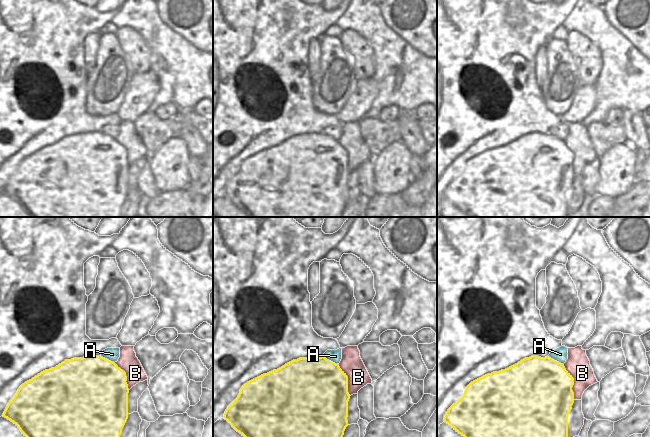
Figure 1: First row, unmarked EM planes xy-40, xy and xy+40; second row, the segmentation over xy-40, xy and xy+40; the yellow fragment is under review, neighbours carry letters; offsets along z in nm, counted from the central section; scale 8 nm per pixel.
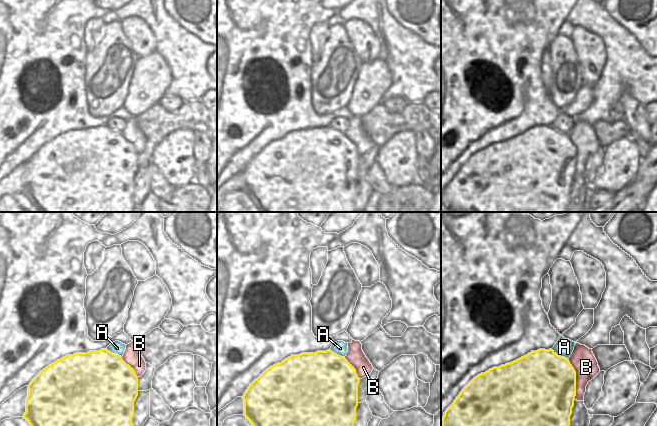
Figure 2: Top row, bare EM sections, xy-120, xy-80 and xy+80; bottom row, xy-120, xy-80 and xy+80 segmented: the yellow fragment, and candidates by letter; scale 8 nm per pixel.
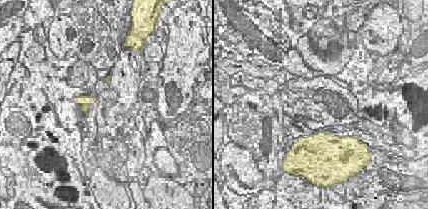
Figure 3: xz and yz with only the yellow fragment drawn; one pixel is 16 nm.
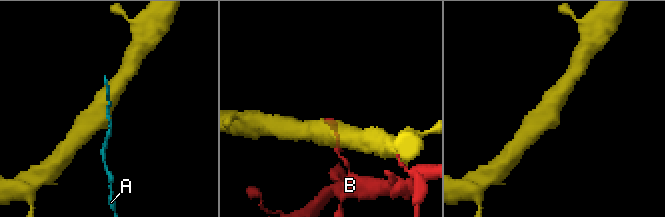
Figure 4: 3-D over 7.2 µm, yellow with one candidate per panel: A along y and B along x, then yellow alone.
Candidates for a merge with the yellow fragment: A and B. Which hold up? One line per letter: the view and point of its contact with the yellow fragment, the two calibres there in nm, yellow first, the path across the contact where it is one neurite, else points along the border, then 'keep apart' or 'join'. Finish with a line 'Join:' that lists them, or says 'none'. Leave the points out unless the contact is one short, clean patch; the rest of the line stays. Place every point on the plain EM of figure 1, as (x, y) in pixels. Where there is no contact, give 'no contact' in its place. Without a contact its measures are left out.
A: contact xy+40 (554, 136); calibres 500 and 120 nm; keep apart
B: contact xy+40 (573, 158); calibres 460 and 190 nm; keep apart
Join: none

